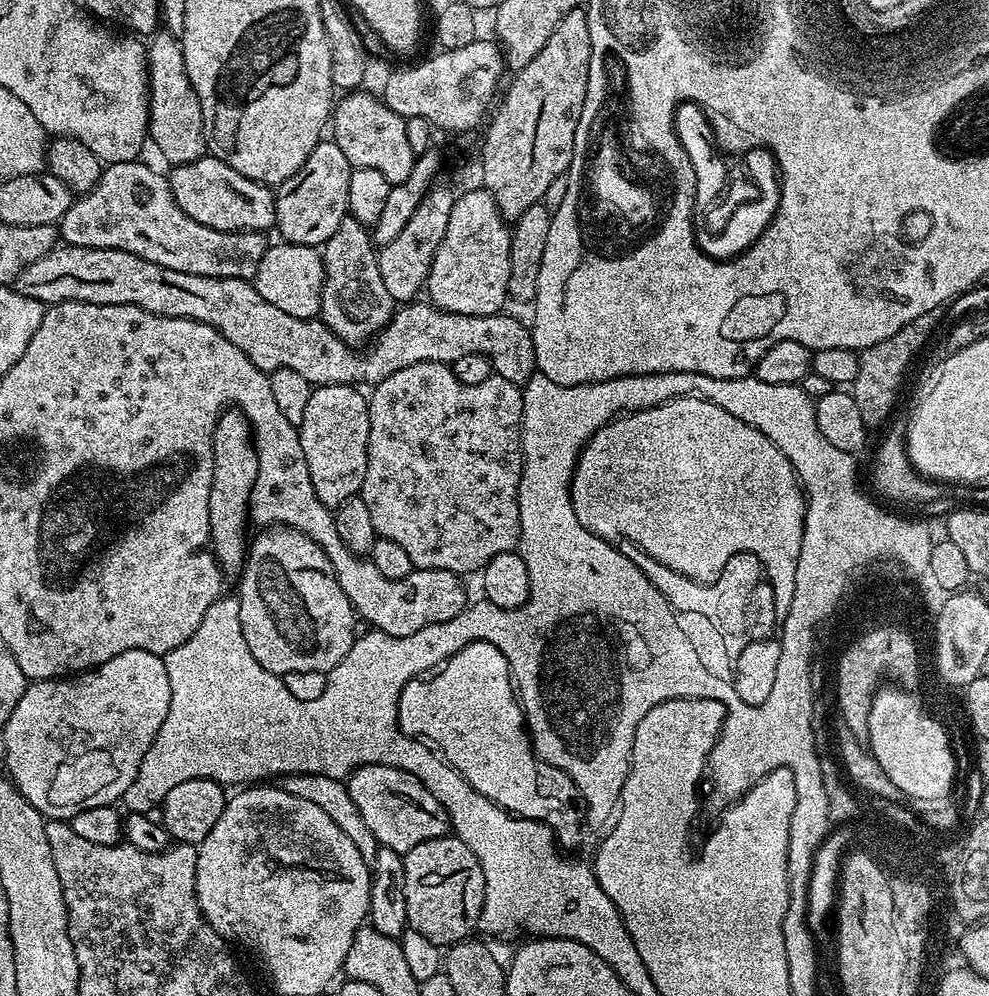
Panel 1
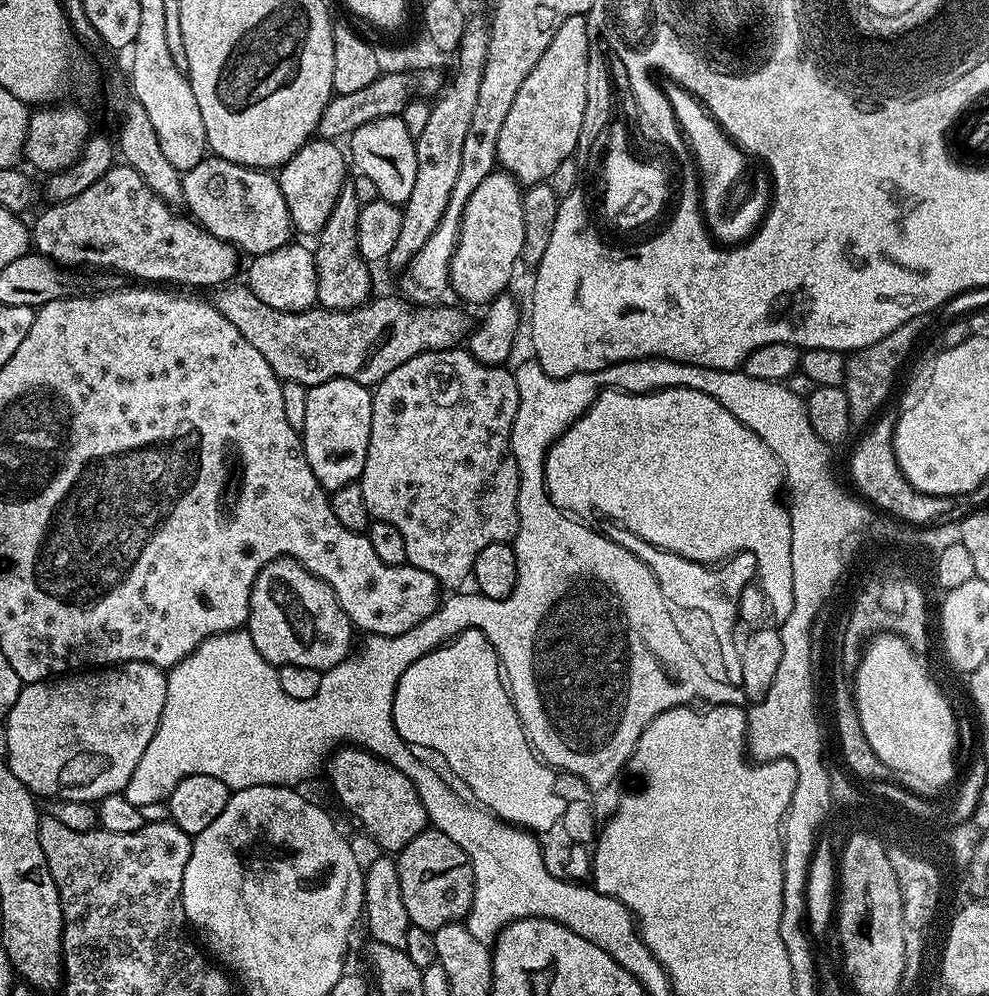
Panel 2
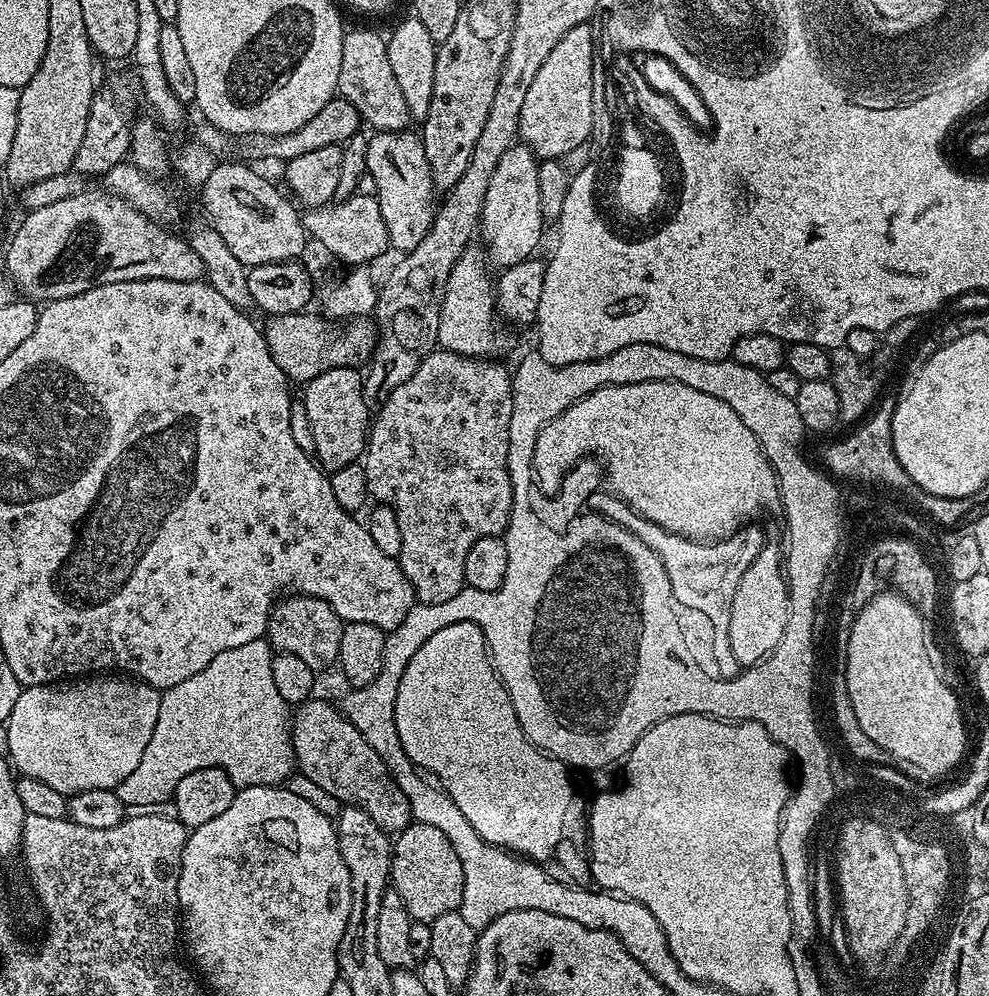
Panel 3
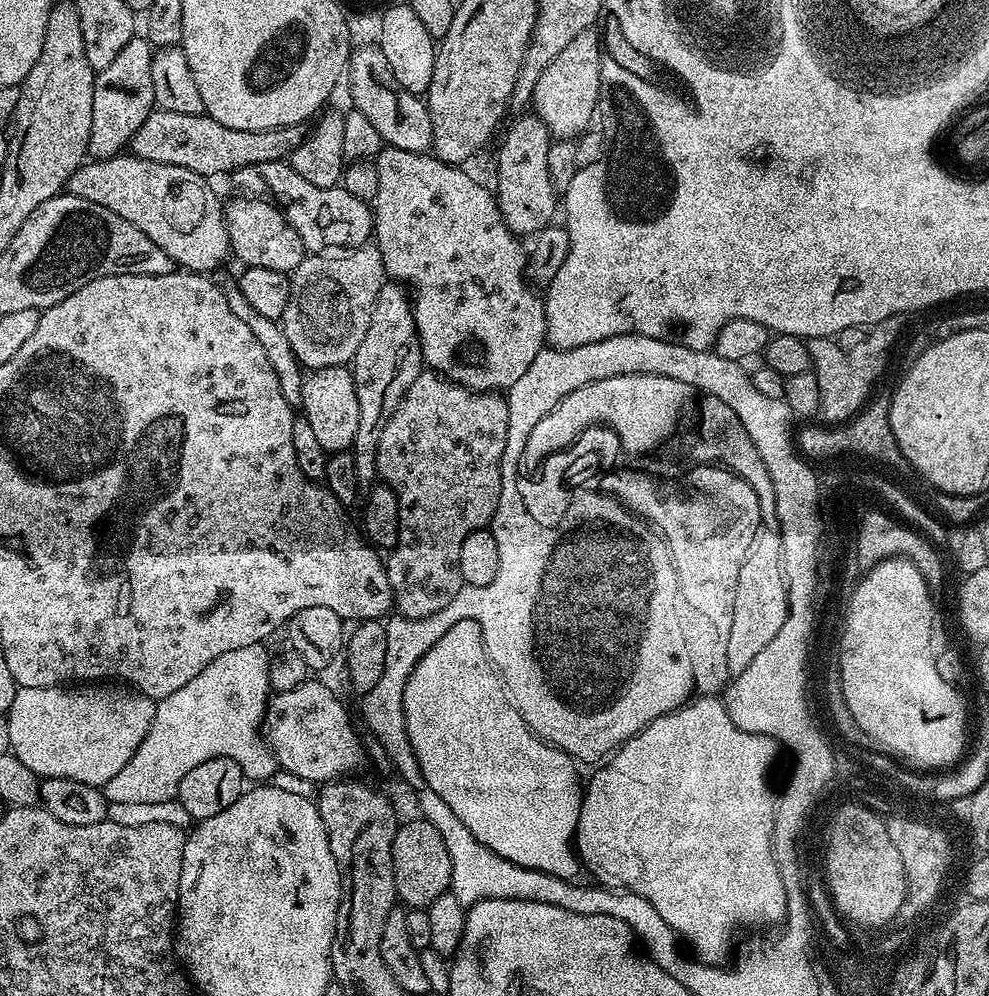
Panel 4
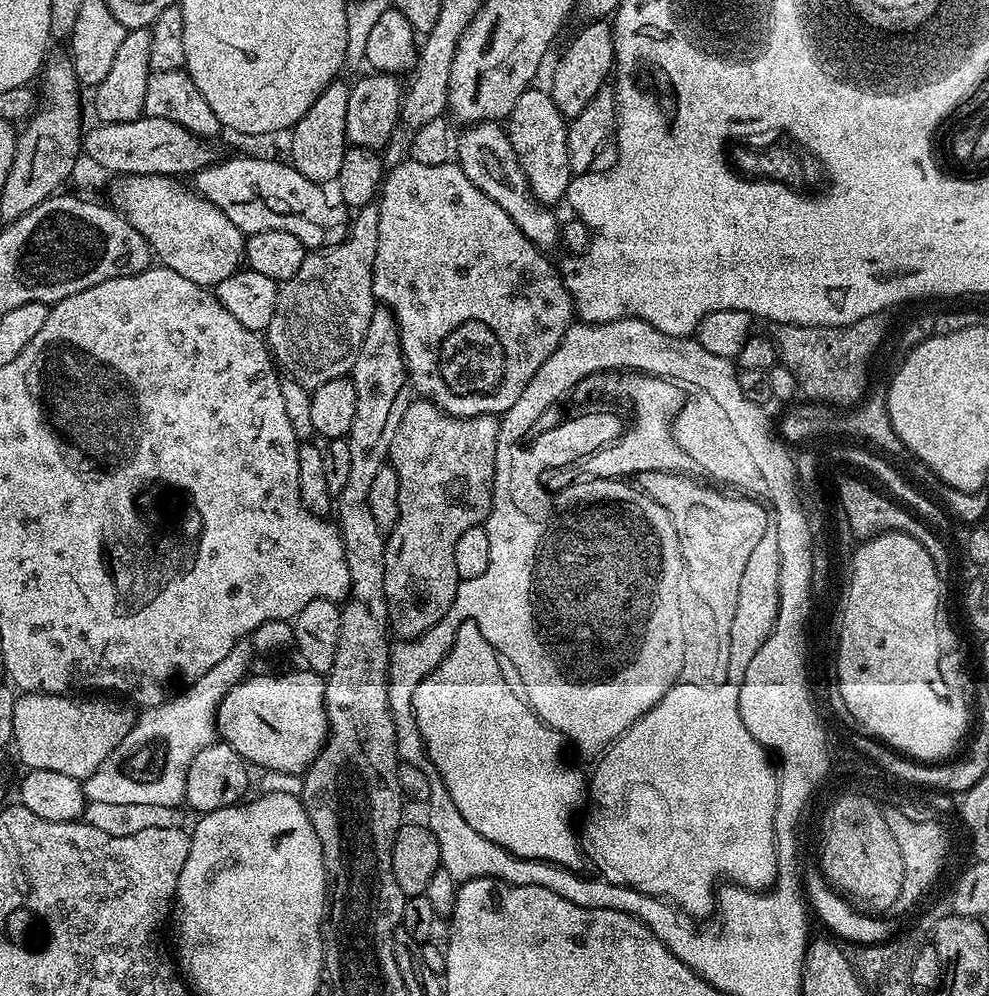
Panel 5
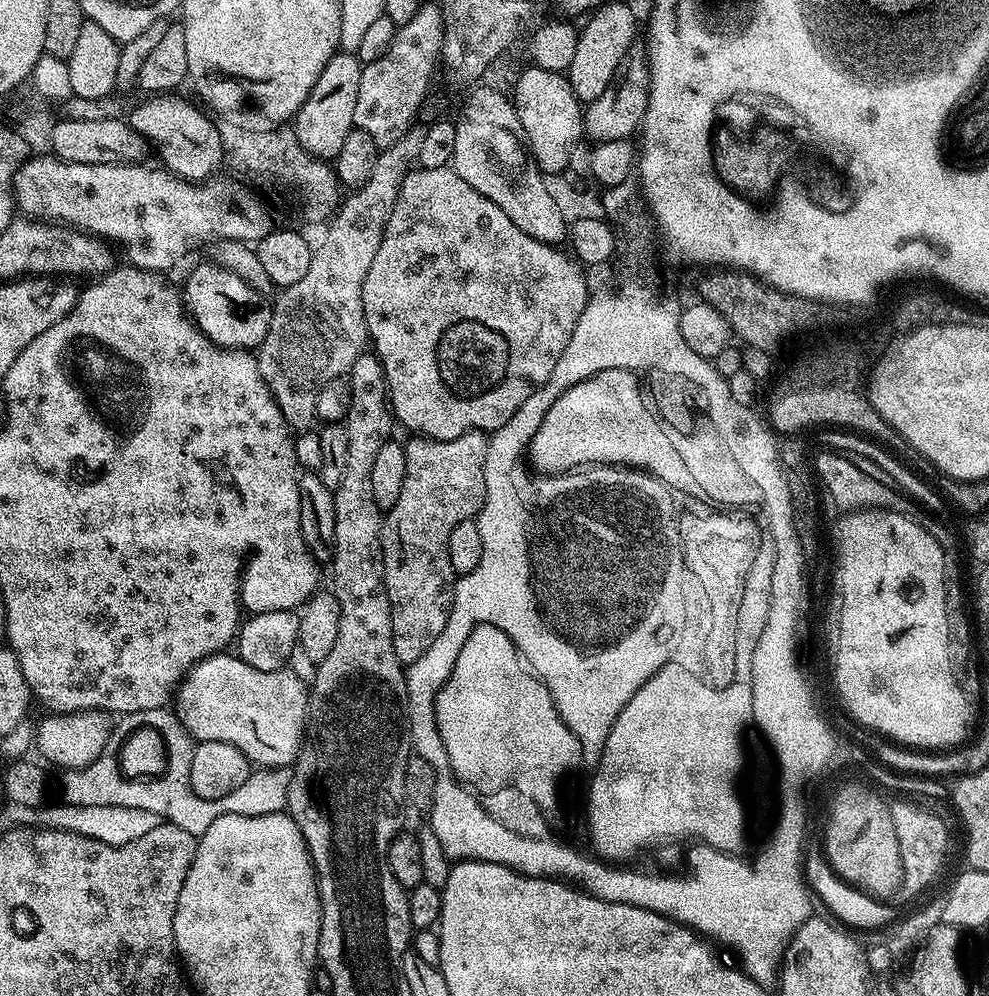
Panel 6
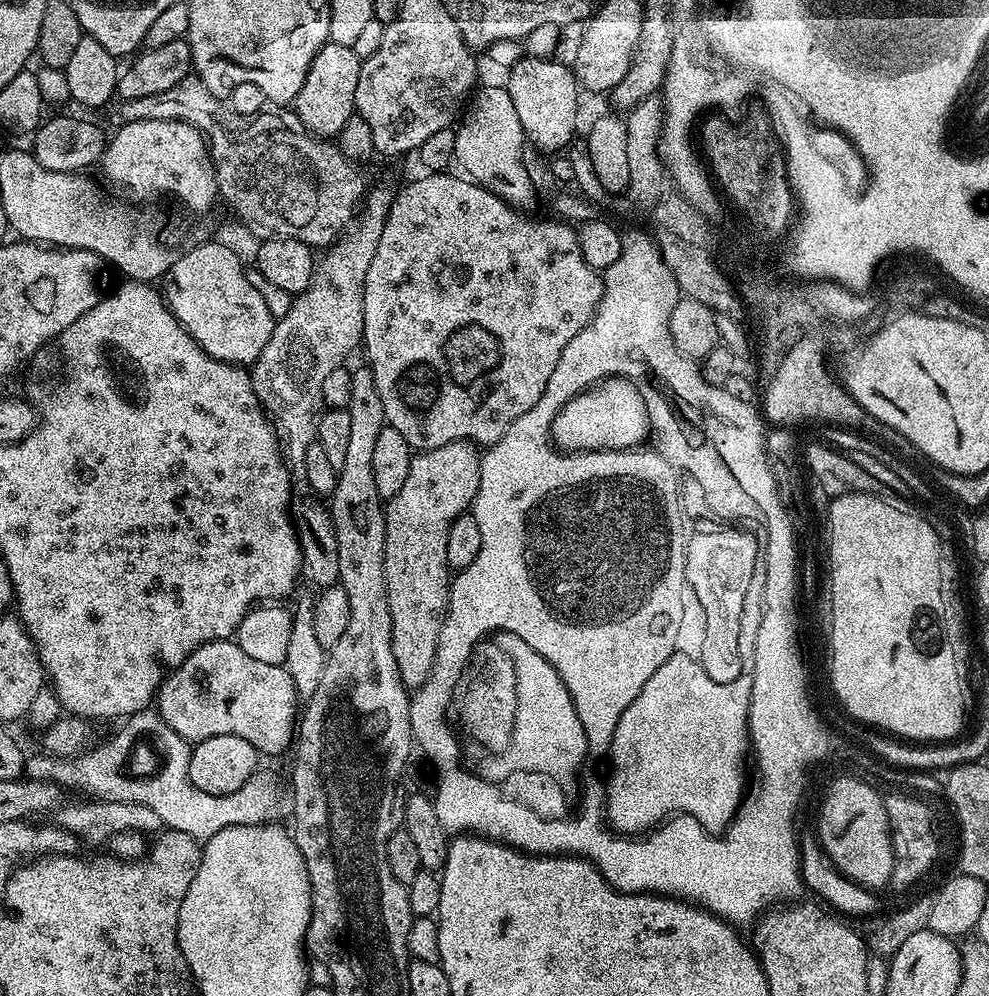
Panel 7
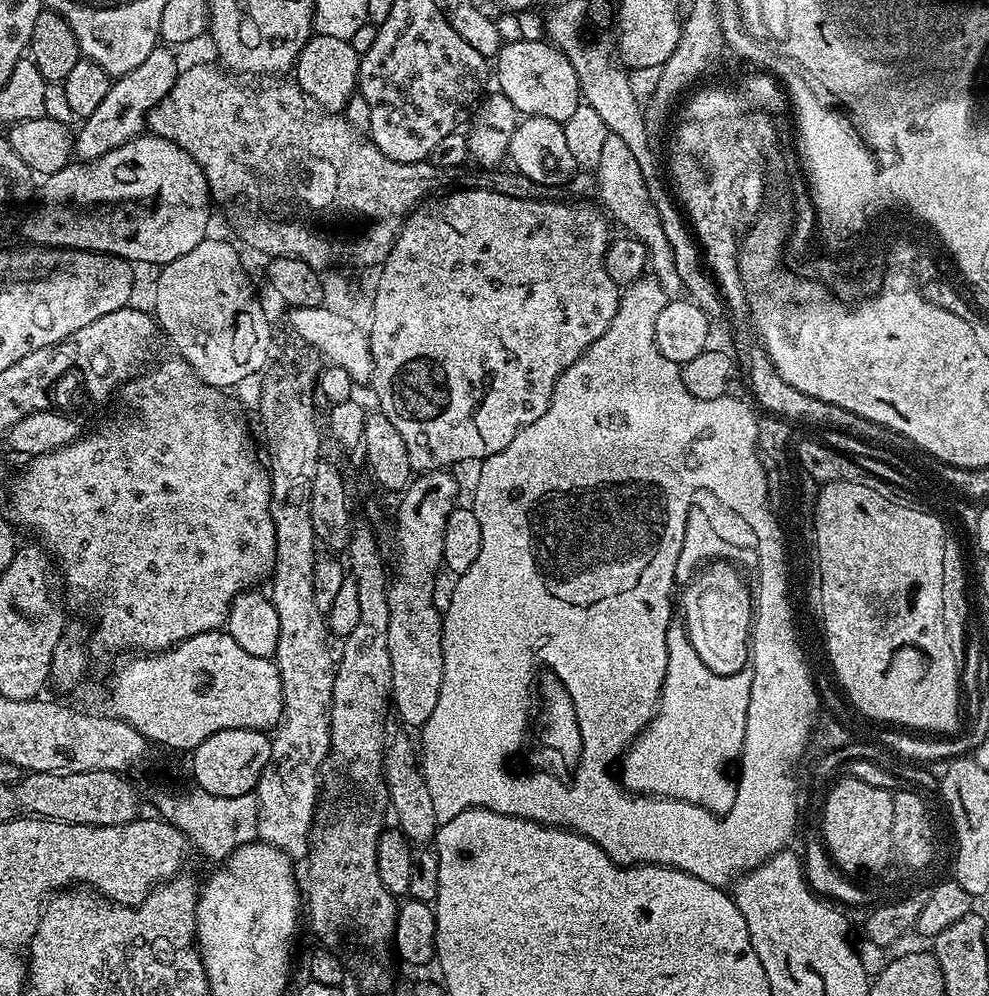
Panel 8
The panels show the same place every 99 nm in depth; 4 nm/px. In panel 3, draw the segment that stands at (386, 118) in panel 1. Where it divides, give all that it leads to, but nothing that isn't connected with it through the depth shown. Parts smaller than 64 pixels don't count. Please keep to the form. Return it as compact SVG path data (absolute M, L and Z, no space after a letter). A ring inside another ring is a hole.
M412 130L377 131L368 141L366 172L374 178L375 197L380 202L382 222L386 222L389 245L400 254L414 250L430 230L438 211L437 205L432 205L434 189L430 166L424 157L423 139Z

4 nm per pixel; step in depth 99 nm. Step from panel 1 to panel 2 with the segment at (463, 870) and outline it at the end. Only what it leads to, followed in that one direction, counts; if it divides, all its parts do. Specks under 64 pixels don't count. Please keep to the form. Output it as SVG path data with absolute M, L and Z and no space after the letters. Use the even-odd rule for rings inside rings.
M429 826L398 853L395 861L402 882L402 902L406 902L406 914L415 927L433 933L447 924L461 923L467 917L474 902L474 870L470 858L454 838Z

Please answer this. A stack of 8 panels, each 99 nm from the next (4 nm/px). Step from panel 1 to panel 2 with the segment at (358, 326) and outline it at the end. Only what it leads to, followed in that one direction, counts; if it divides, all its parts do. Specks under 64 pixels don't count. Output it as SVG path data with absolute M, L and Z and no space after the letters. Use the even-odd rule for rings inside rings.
M345 186L338 194L334 208L330 210L330 218L326 218L326 226L322 226L322 230L315 237L314 251L318 278L316 298L319 307L329 308L335 312L349 312L352 308L364 307L373 295L373 269L368 261L362 259L358 250L356 223L360 217L361 207L355 187Z

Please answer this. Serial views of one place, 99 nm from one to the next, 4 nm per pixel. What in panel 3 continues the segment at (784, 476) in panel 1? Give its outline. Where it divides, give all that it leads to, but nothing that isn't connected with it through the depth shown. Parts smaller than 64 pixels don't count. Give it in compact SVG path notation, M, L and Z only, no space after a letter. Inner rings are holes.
M655 380L654 382L634 382L626 386L606 386L574 401L566 411L558 414L558 418L546 422L540 428L538 438L534 442L530 473L530 480L535 491L542 496L556 495L564 481L565 474L585 458L595 458L600 461L606 473L607 483L612 483L609 484L611 491L622 497L637 514L662 526L666 531L671 532L673 537L685 536L685 541L688 542L723 541L724 537L731 536L741 526L747 525L749 523L748 516L758 515L771 500L775 501L778 496L778 477L772 471L772 463L768 461L768 455L765 454L764 447L760 445L758 438L754 438L750 426L746 426L746 422L742 422L742 418L738 418L738 414L734 414L734 410L730 410L730 406L726 406L726 402L722 402L702 390L694 390L694 386L686 386L683 382L658 382Z

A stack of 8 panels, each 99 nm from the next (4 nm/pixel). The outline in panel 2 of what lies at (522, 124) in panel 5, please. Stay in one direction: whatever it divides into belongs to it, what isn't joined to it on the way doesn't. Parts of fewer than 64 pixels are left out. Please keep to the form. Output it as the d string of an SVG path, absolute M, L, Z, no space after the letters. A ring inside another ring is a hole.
M497 170L491 172L470 194L466 210L462 214L462 226L456 239L456 249L452 261L448 264L448 282L453 293L457 292L468 304L487 306L512 280L512 271L522 260L522 242L526 238L526 222L522 220L522 188L509 172Z

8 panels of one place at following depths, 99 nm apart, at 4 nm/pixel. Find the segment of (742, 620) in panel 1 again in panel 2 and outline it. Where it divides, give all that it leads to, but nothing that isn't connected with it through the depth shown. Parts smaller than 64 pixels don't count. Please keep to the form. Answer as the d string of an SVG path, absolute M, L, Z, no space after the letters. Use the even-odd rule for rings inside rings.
M601 519L599 523L598 530L606 539L618 542L618 546L630 550L630 554L634 554L634 558L638 558L642 562L646 562L646 566L650 566L654 578L658 578L658 586L666 599L676 600L676 604L692 604L692 608L708 608L710 621L724 620L726 631L735 630L736 624L738 625L737 604L740 603L740 595L744 588L751 585L758 576L758 565L754 554L740 551L737 556L723 561L719 566L709 566L688 560L686 563L680 564L680 568L684 568L684 572L672 572L672 559L676 556L673 552L652 546L650 542L638 538L638 534L626 530L626 526L613 520ZM672 584L680 584L680 596L676 596L676 588L672 588Z

